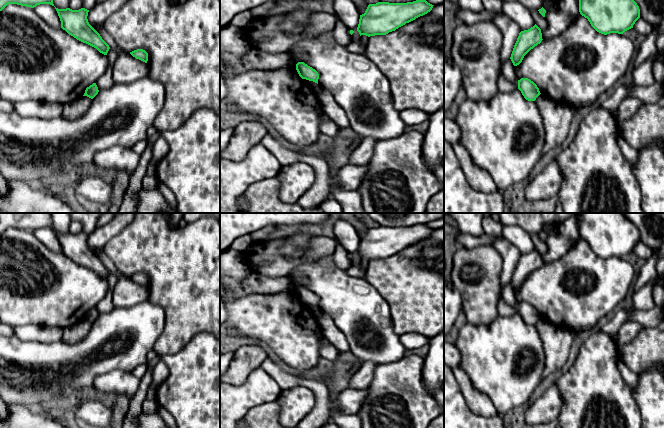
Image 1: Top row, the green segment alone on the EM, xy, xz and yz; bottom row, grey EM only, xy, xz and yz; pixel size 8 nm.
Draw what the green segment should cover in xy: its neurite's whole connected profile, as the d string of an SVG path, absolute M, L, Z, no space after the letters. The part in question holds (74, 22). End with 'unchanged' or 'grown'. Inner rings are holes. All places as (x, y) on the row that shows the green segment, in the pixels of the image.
M56 8L61 21L61 28L77 40L96 48L100 53L107 55L110 47L102 39L100 34L89 24L87 16L89 10L81 8L72 10L70 8Z | unchanged

